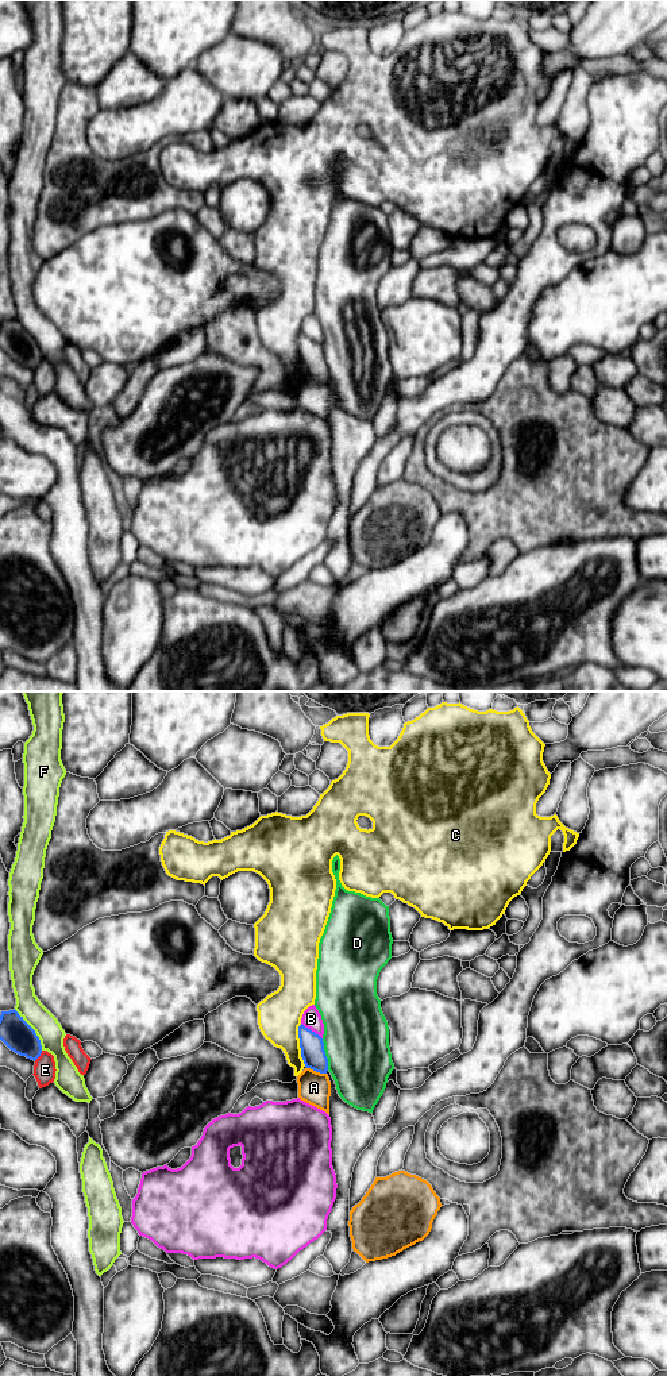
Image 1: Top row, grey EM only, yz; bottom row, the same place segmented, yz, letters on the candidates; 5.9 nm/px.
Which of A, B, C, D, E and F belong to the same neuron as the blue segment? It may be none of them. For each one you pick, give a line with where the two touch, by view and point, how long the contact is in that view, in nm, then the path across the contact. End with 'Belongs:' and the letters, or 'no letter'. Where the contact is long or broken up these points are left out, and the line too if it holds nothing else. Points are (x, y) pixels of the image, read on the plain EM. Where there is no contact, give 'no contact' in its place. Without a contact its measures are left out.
Belongs: no letter

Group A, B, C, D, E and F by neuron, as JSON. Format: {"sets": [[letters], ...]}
{"sets": [["A"], ["B"], ["C"], ["D"], ["E"], ["F"]]}

